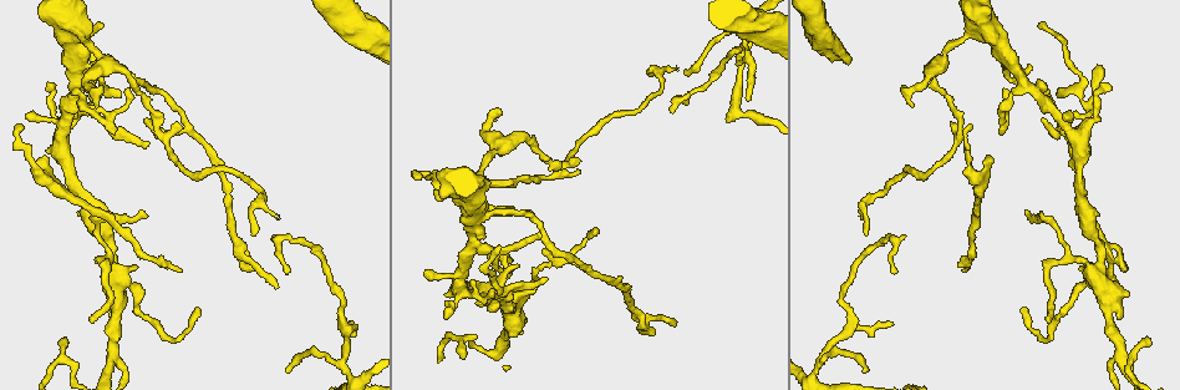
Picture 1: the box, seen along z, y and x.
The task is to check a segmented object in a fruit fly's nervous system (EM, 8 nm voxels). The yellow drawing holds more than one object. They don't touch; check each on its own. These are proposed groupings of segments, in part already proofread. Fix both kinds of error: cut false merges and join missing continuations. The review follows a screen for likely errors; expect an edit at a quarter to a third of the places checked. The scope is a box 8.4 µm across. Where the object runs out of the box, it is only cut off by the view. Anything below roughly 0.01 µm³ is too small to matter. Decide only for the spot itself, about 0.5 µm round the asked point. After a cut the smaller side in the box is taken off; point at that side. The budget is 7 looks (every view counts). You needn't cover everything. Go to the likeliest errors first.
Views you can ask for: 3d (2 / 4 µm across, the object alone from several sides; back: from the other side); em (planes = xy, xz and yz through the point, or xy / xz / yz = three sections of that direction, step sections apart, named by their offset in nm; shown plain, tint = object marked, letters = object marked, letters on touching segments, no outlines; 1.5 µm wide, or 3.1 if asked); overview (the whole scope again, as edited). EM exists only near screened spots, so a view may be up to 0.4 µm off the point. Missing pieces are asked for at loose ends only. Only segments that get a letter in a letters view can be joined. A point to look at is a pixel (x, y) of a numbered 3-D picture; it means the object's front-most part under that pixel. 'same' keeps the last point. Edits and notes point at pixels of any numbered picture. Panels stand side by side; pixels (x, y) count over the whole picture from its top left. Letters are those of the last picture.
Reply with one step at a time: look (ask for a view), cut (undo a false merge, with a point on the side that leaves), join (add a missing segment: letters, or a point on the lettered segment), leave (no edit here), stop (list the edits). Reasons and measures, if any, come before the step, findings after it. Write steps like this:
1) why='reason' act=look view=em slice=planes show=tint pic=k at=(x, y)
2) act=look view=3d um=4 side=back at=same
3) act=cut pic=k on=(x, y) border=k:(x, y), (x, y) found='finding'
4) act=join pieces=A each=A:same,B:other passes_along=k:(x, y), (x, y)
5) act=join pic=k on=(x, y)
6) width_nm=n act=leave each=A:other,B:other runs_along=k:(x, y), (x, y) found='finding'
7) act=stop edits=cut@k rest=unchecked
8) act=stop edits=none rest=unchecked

why='thin end' act=look view=em slice=planes show=letters pic=1 at=(962, 269)

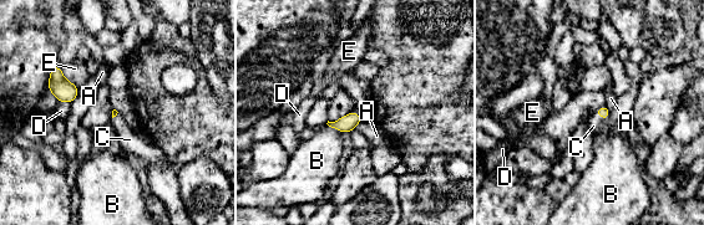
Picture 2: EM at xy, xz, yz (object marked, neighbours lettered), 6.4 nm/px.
act=join pieces=C each=A:other,B:other,C:same,D:other,E:other found='it goes on there'

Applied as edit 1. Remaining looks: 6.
why='abrupt turn' act=look view=em slice=yz step=8 show=tint pic=1 at=(1121, 358)

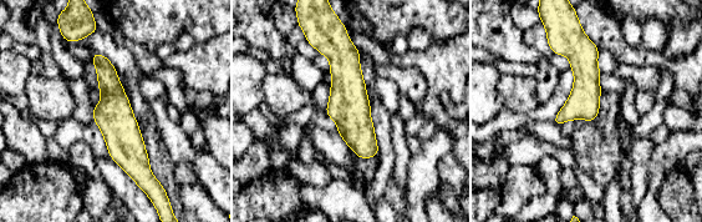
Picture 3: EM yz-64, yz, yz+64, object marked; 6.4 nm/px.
act=look view=em slice=yz step=8 show=letters at=same

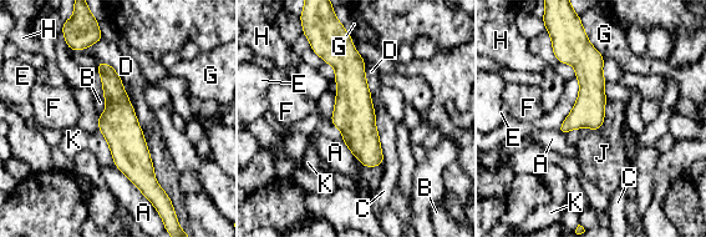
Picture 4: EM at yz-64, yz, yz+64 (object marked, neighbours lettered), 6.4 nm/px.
act=leave each=A:other,B:other,C:other,D:other,E:other,F:other,G:other,H:other,J:other,K:other border=4:(608, 100), (603, 124), (579, 130) found='continuous, no second neuron'

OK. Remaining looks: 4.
why='tapers out' act=look view=em slice=planes show=tint pic=1 at=(686, 70)

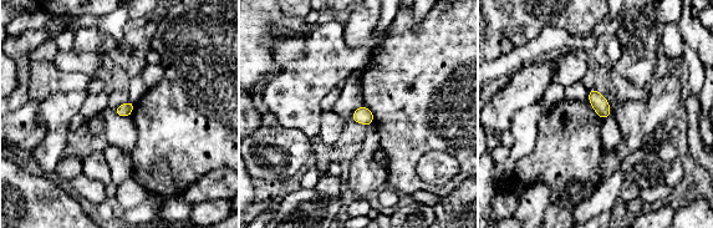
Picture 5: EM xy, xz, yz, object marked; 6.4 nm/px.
why='see the neighbours' act=look view=em slice=planes show=letters at=same

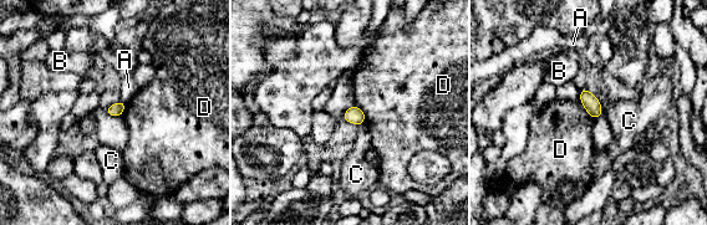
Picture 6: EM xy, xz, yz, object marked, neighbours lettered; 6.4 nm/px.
longest_contact=D:140nm act=leave each=A:other,B:other,C:other,D:other border=6:(355, 105), (362, 111), (365, 123) found='no lettered segment goes on from it'

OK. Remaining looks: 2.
act=stop edits=join@2 rest=unchecked

